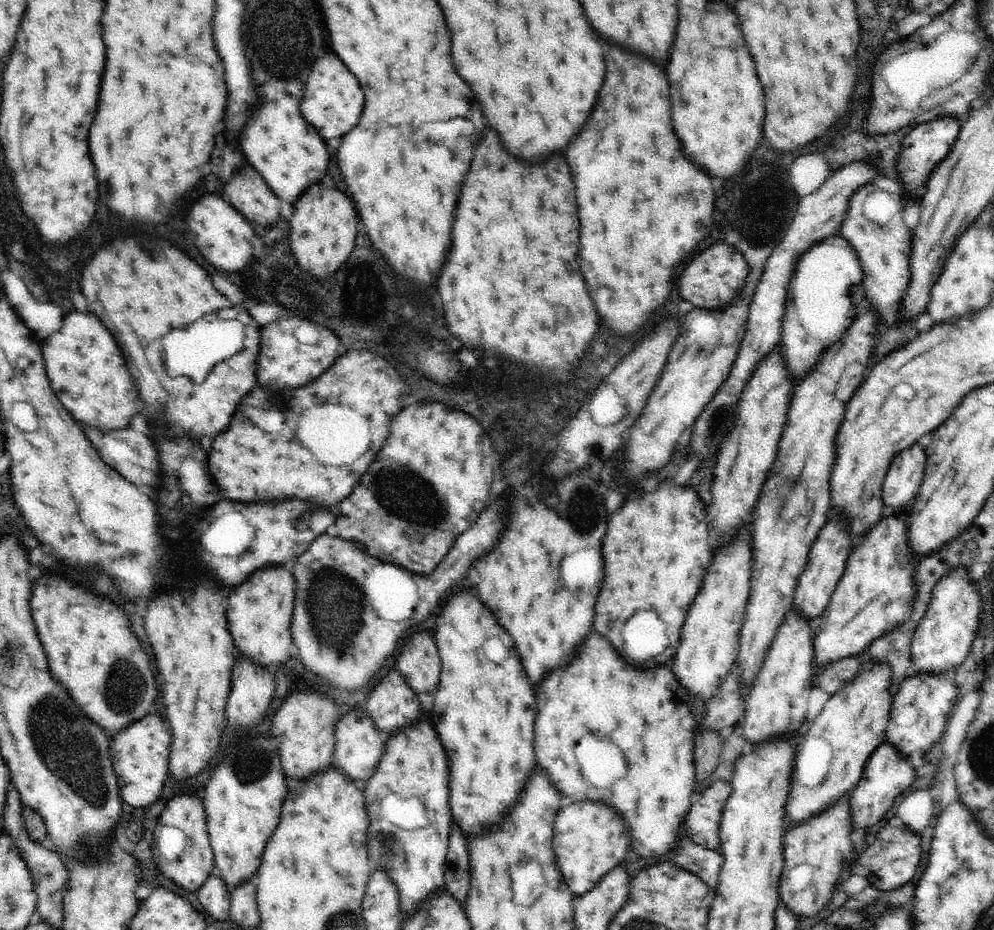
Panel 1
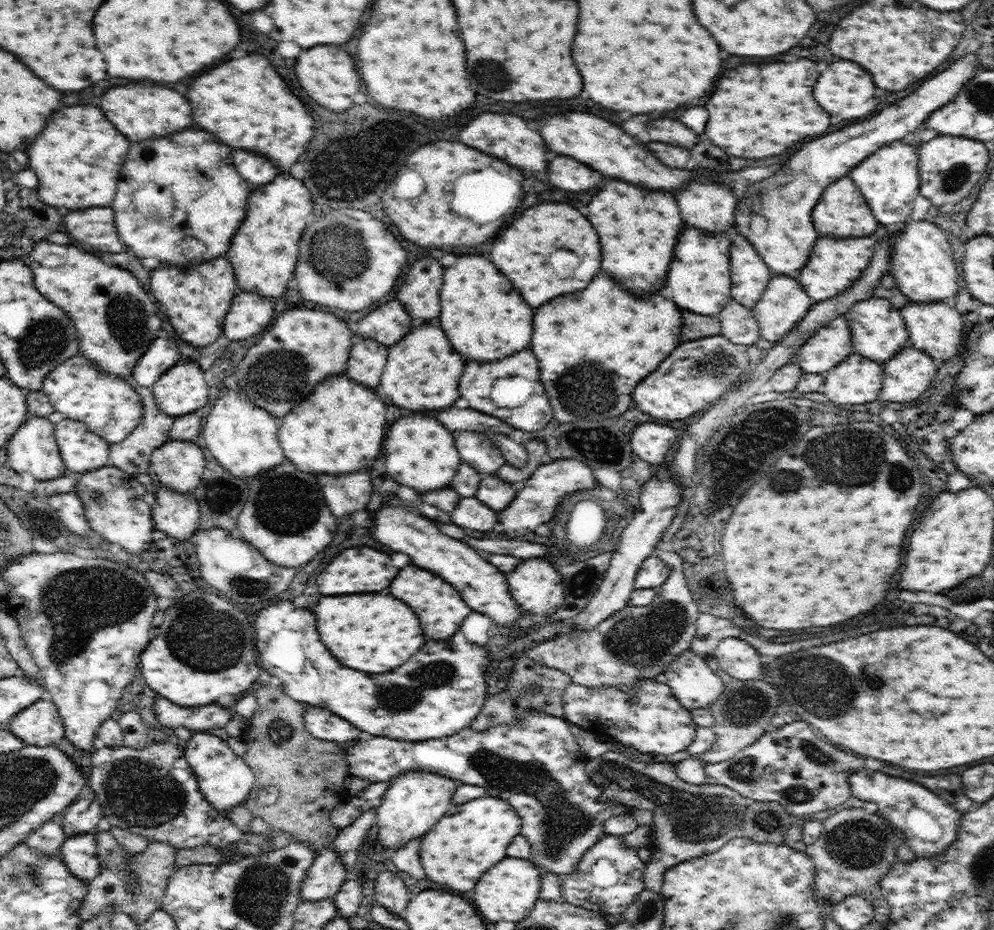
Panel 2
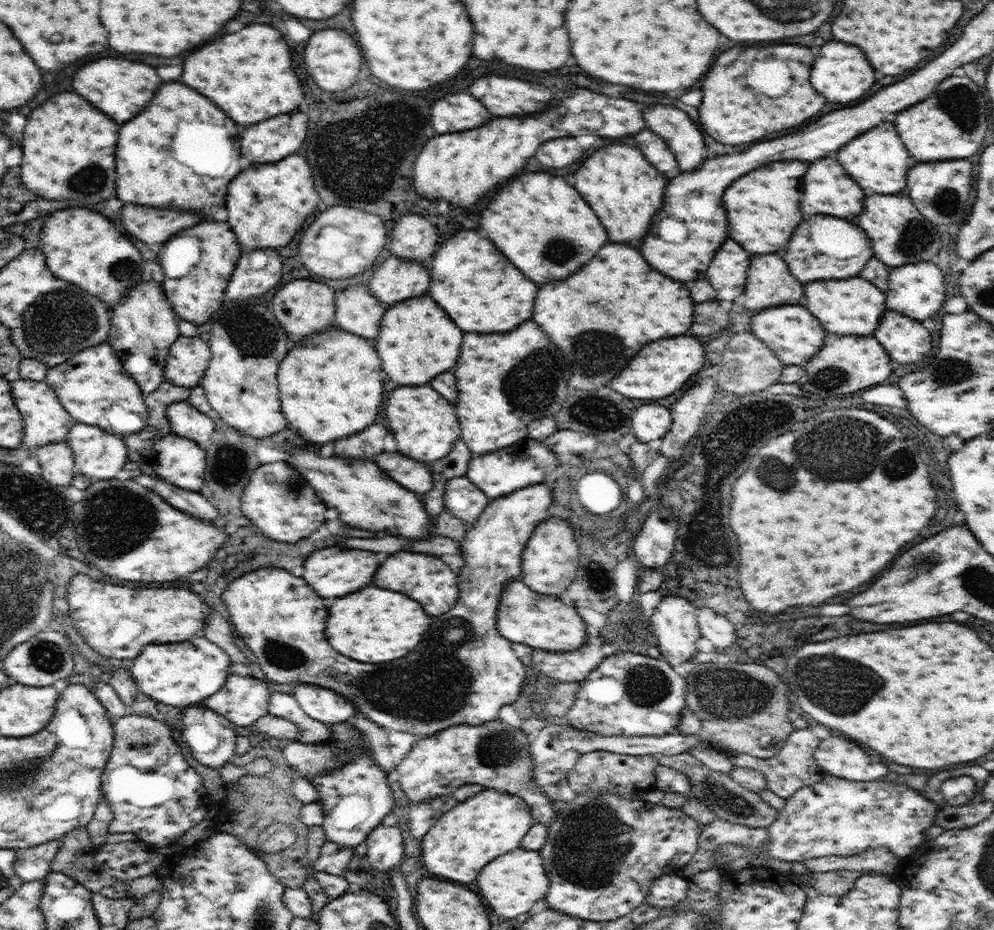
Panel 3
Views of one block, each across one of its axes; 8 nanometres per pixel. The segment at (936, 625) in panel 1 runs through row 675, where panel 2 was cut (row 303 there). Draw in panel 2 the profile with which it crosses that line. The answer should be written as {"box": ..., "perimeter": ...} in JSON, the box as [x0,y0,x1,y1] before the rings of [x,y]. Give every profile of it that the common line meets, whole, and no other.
{"box":[890,218,960,304],"perimeter":[[[909,218],[904,223],[900,229],[893,227],[897,234],[892,238],[890,274],[896,279],[900,291],[909,299],[908,304],[938,303],[956,297],[960,276],[948,237],[936,224],[926,219],[914,221]]]}

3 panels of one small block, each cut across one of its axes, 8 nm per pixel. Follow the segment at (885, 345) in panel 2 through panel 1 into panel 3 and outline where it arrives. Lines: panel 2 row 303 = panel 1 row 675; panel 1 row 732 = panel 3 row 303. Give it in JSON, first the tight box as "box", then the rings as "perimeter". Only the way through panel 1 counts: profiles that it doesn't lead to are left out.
{"box":[804,278,886,335],"perimeter":[[[848,278],[840,282],[812,282],[804,288],[806,308],[820,320],[824,330],[837,335],[873,335],[885,313],[886,296],[864,278]]]}

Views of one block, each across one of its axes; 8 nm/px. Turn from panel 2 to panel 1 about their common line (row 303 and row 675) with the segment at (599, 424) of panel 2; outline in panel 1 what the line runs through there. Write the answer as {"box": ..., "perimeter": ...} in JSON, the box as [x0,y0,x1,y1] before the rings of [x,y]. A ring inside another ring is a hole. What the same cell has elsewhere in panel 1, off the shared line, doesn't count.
{"box":[534,634,696,861],"perimeter":[[[592,634],[584,642],[584,646],[580,646],[576,662],[572,662],[572,666],[568,664],[564,668],[558,668],[558,670],[550,672],[548,678],[544,678],[540,682],[538,694],[536,694],[536,700],[538,700],[538,718],[536,718],[536,732],[534,732],[536,734],[534,750],[536,750],[536,756],[538,756],[540,768],[550,776],[550,782],[556,786],[556,790],[562,796],[561,807],[566,807],[568,804],[572,804],[572,802],[580,802],[580,800],[582,802],[586,802],[586,800],[606,802],[628,824],[630,836],[632,836],[632,850],[640,852],[640,856],[648,858],[648,861],[650,858],[658,860],[658,858],[662,858],[666,853],[674,850],[677,846],[676,840],[679,840],[678,830],[681,830],[682,814],[687,815],[688,810],[692,806],[690,804],[690,796],[692,796],[694,784],[696,784],[696,780],[694,780],[694,764],[692,764],[692,744],[694,744],[696,716],[693,714],[693,710],[688,708],[688,698],[690,698],[688,692],[684,688],[680,688],[680,684],[678,684],[676,676],[672,674],[672,670],[668,670],[666,666],[656,666],[656,668],[650,668],[650,670],[636,670],[634,666],[628,666],[616,654],[612,644],[606,638],[600,638],[600,634]],[[592,782],[612,782],[612,786],[610,788],[596,788]]]}

